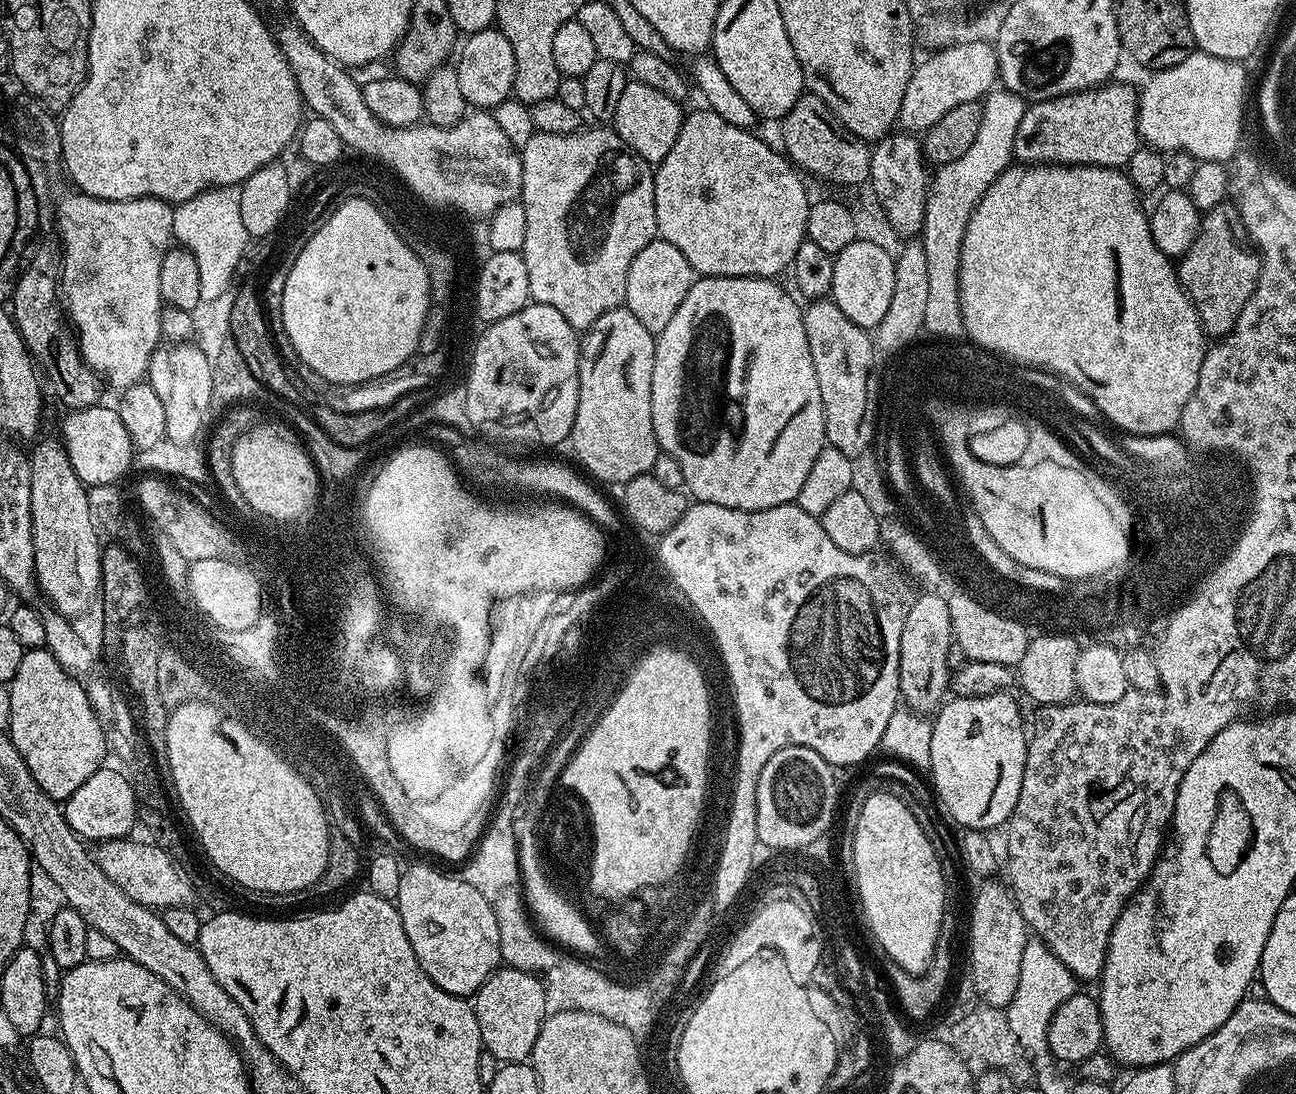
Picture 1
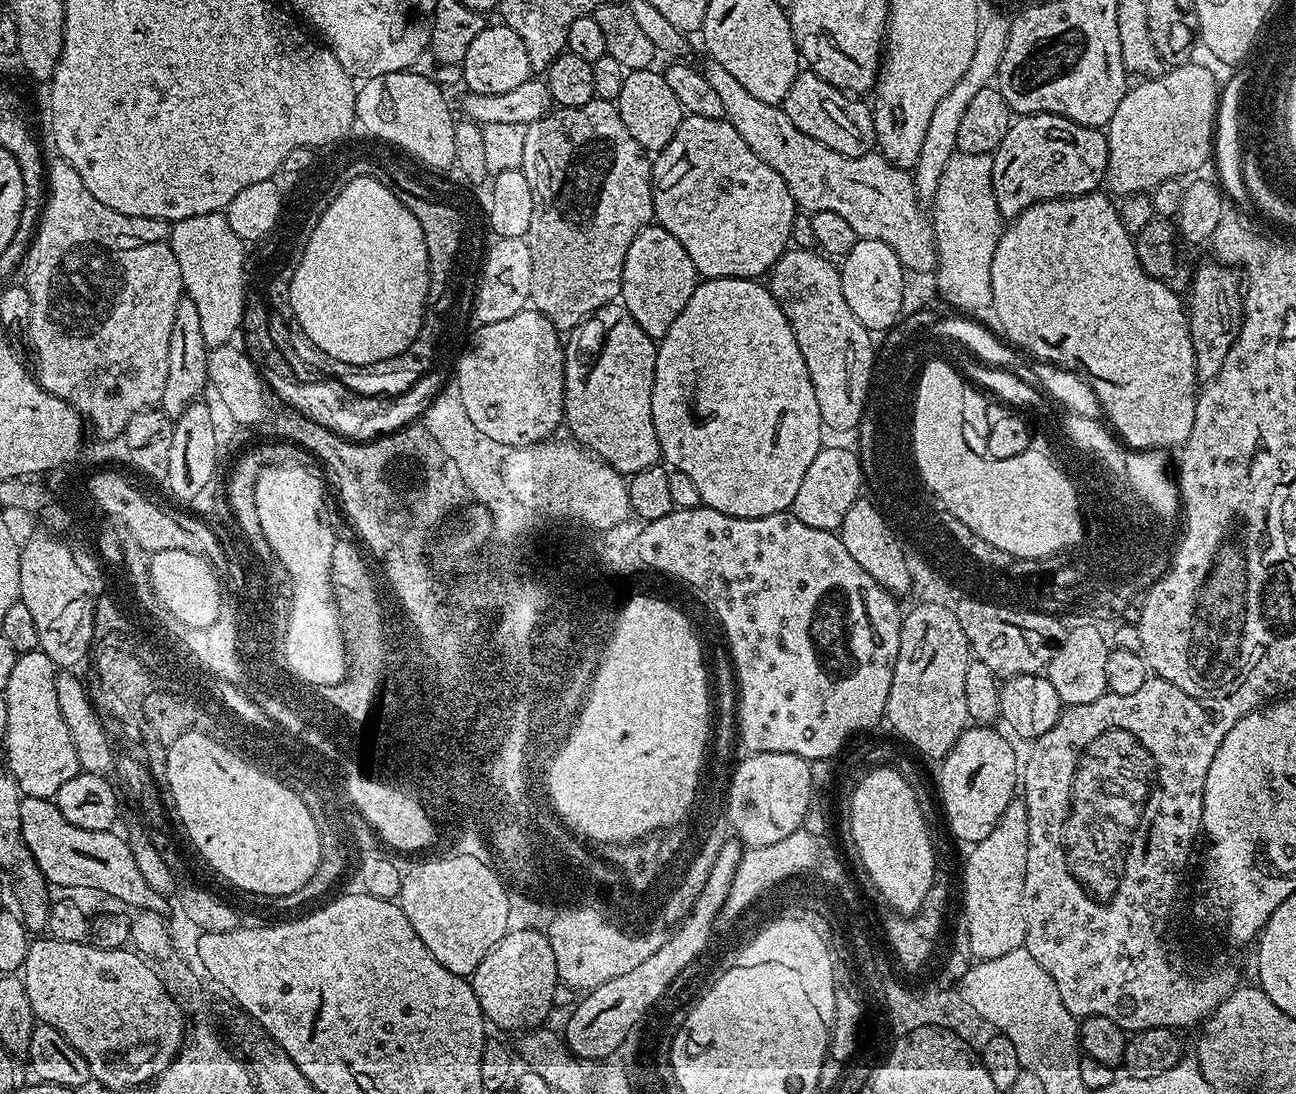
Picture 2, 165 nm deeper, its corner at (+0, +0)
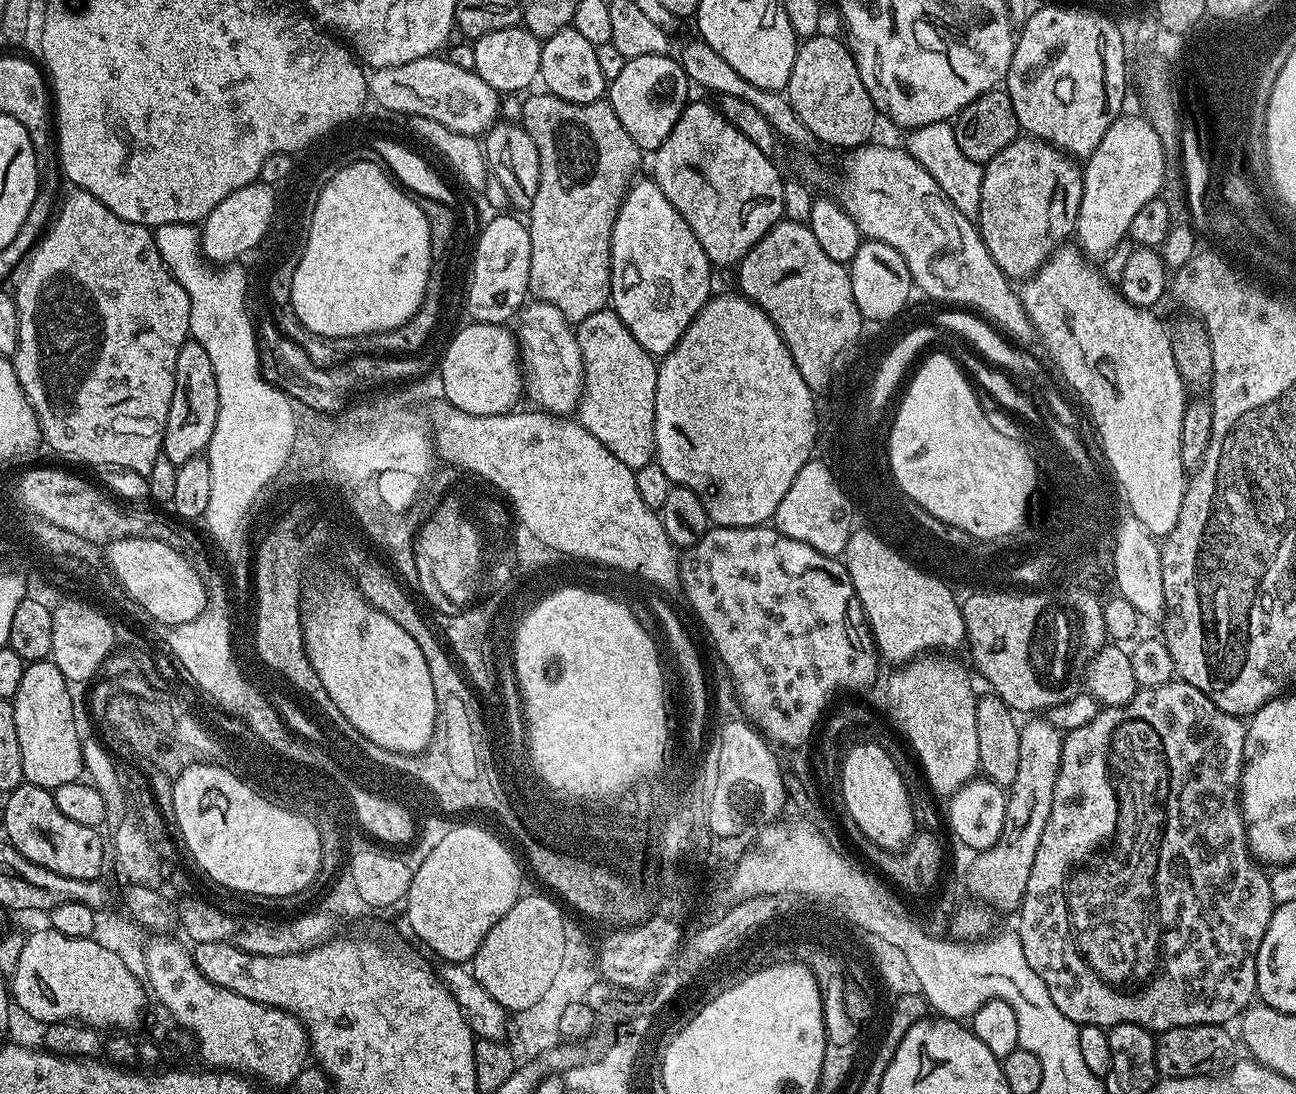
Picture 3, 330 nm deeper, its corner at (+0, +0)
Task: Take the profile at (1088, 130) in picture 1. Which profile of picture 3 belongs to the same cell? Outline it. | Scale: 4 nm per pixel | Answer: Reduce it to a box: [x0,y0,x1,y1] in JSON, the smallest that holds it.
[978,135,1084,282]

